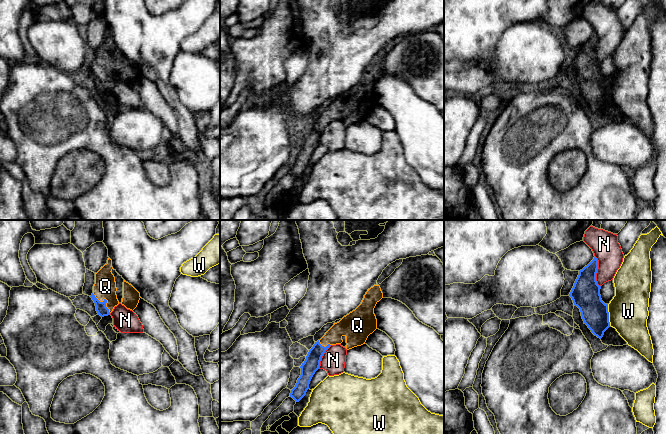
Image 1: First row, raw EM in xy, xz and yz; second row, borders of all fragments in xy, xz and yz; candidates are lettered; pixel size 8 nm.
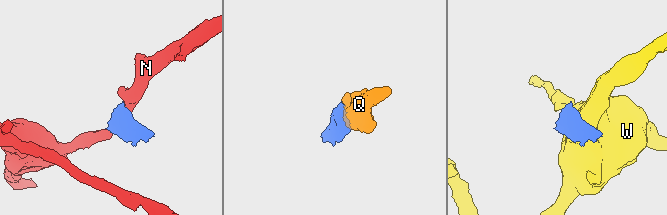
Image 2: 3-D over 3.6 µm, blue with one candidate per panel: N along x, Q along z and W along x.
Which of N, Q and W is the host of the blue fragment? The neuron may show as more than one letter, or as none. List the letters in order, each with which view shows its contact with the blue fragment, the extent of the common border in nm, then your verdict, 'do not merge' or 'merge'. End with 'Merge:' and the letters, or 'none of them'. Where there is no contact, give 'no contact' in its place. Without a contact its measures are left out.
N: yz | 260 nm | do not merge
Q: xy | 220 nm | merge
W: yz | 180 nm | do not merge
Merge: Q

